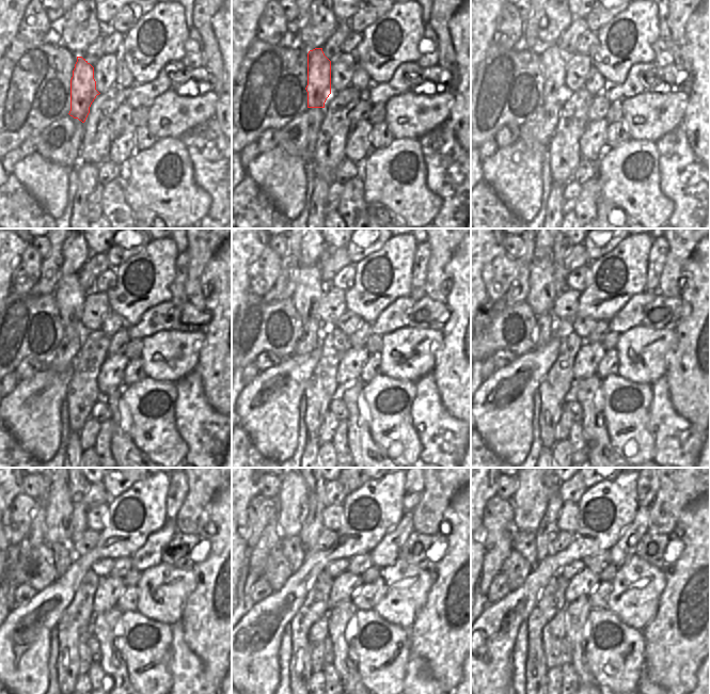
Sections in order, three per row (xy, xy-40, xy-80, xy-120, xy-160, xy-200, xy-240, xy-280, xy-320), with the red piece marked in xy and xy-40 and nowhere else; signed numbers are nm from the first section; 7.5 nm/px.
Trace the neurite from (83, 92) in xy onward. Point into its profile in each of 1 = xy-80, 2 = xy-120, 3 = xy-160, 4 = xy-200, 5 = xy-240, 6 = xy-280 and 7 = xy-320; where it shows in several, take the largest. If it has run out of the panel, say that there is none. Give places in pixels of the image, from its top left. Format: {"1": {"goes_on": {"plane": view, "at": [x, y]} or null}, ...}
{"1": {"goes_on": {"plane": "xy-80", "at": [553, 61]}}, "2": {"goes_on": {"plane": "xy-120", "at": [69, 295]}}, "3": {"goes_on": {"plane": "xy-160", "at": [310, 287]}}, "4": {"goes_on": {"plane": "xy-200", "at": [541, 296]}}, "5": {"goes_on": {"plane": "xy-240", "at": [58, 506]}}, "6": {"goes_on": {"plane": "xy-280", "at": [293, 501]}}, "7": {"goes_on": {"plane": "xy-320", "at": [530, 501]}}}

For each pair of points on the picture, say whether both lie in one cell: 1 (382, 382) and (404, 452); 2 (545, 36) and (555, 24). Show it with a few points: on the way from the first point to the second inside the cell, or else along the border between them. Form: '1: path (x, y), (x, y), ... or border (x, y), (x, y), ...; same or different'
1: path (374, 400), (375, 408), (395, 426), (395, 434); same
2: path (548, 33), (554, 27); same

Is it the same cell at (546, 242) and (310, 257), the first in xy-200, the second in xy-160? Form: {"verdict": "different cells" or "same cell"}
{"verdict": "same cell"}

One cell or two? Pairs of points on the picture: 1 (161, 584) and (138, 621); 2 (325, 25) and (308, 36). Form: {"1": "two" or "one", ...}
{"1": "two", "2": "one"}

